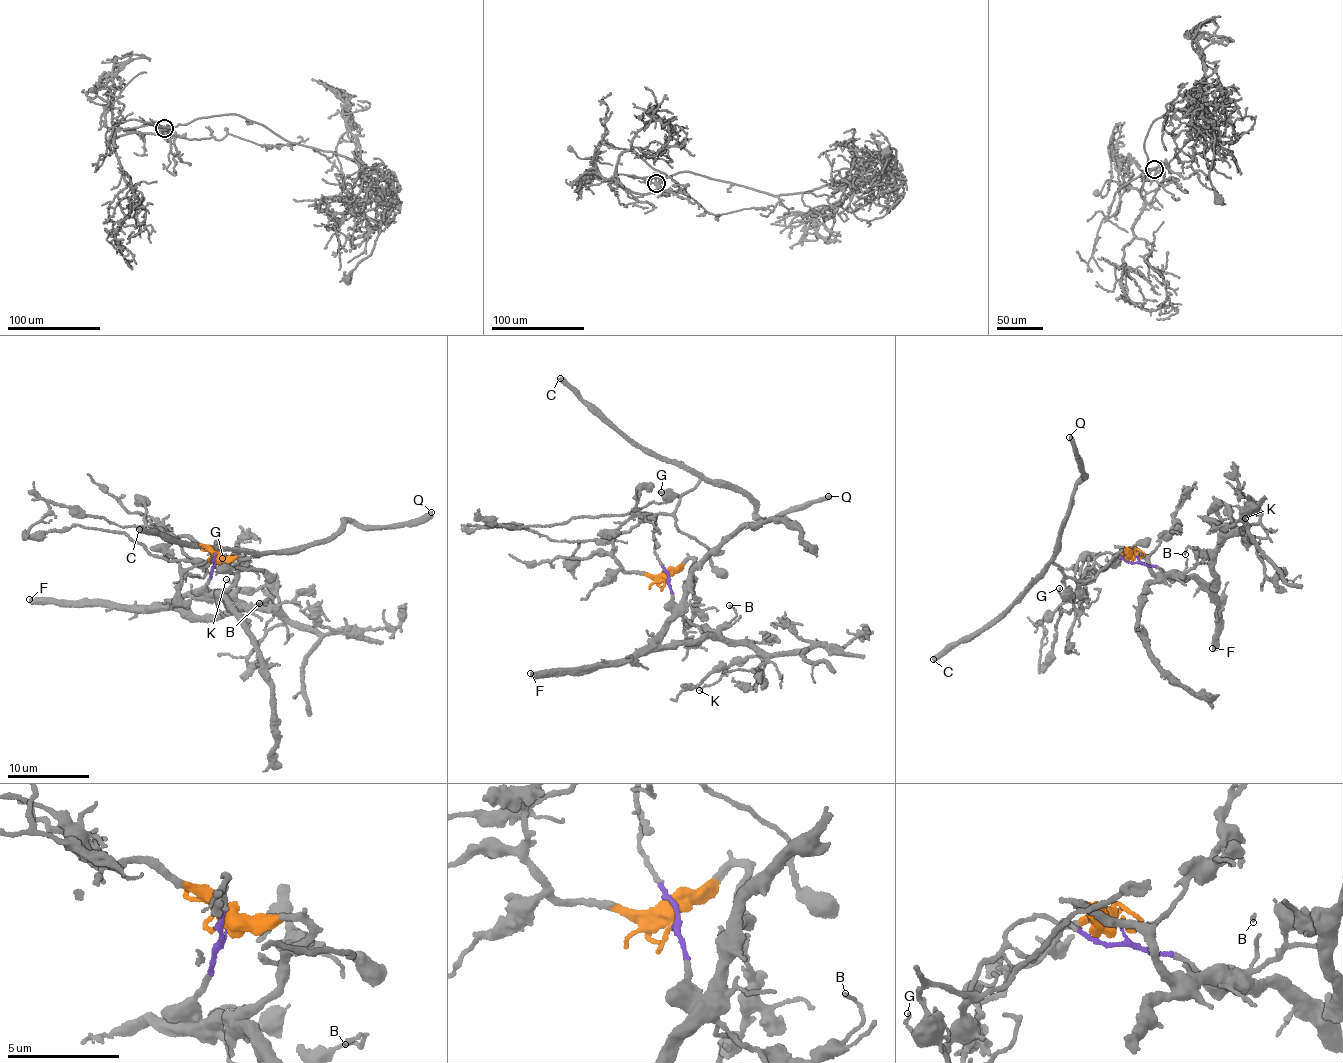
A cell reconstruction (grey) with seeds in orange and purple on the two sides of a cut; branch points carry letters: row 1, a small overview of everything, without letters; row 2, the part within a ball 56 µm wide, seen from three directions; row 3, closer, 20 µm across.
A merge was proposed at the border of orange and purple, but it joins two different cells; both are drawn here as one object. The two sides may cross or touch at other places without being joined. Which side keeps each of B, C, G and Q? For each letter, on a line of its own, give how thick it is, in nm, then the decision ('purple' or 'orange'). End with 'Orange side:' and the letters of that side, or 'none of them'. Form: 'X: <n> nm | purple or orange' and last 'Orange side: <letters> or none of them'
B: 140 nm | orange
C: 480 nm | purple
G: 120 nm | purple
Q: 440 nm | purple
Orange side: B

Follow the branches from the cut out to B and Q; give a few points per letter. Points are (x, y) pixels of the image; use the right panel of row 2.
B: (1137, 554), (1121, 548), (1141, 554), (1152, 570), (1210, 586), (1219, 575), (1199, 548), (1184, 555)
Q: (1137, 554), (1134, 562), (1100, 554), (1081, 585), (1052, 562), (1075, 488), (1088, 473), (1069, 436)

